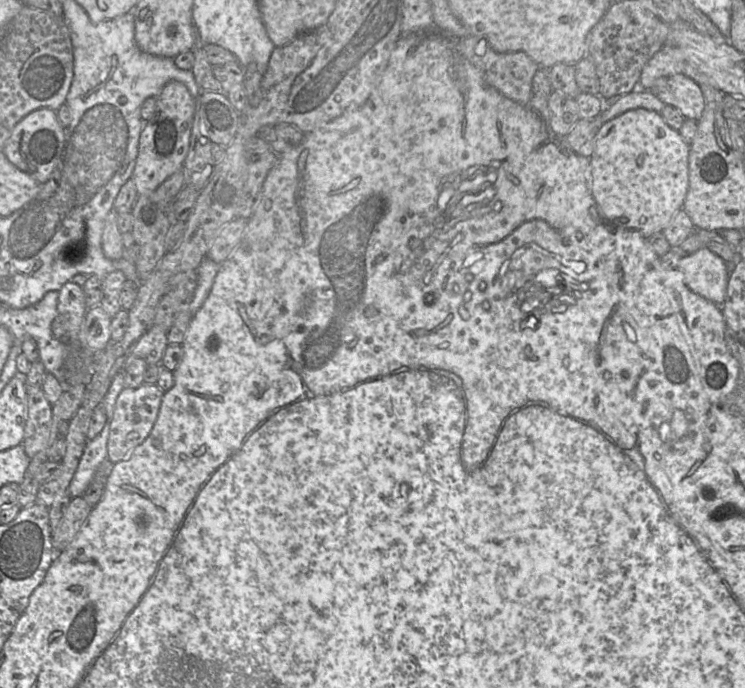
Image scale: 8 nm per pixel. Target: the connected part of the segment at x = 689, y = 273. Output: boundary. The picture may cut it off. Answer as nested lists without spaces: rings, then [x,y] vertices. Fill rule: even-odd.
[[[703,247],[681,257],[678,272],[691,292],[722,309],[729,278],[729,265],[723,259]]]

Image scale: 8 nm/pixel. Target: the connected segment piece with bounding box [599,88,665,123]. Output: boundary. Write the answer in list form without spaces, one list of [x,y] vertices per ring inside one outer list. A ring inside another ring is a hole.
[[[641,88],[619,97],[615,104],[601,111],[600,119],[606,123],[617,116],[633,109],[644,108],[660,113],[665,104],[651,91]]]

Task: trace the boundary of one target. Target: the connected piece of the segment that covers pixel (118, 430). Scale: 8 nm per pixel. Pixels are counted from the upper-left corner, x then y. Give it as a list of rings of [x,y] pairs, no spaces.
[[[145,382],[136,388],[125,387],[119,394],[114,408],[107,444],[109,467],[125,459],[150,435],[160,412],[164,392],[155,384]]]

